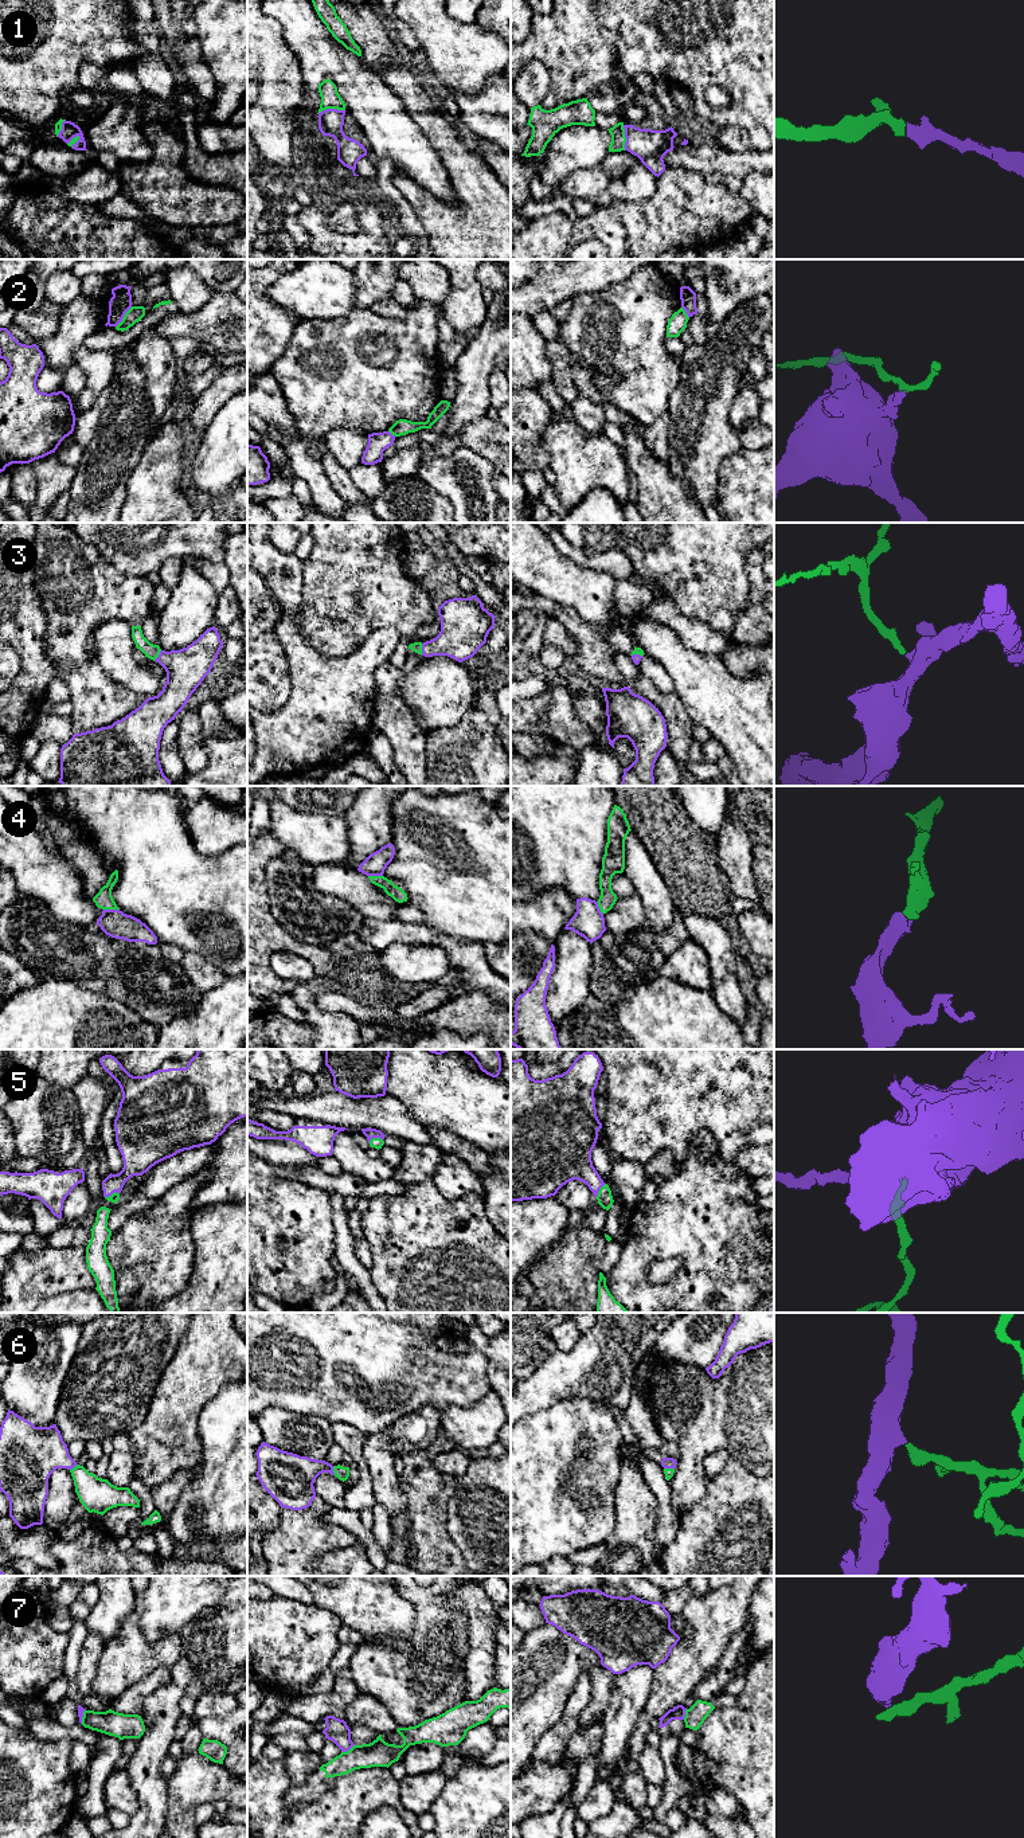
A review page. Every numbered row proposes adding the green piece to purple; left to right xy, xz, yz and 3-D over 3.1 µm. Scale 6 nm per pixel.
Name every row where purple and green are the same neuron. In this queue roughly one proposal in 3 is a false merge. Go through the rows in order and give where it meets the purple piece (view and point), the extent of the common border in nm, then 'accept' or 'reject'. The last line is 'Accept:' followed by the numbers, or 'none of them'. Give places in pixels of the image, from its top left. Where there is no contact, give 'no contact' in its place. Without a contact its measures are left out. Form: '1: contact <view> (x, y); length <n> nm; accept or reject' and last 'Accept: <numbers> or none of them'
1: contact xz (331, 109); length 170 nm; accept
2: contact xy (122, 317); length 160 nm; reject
3: contact xy (159, 656); length 80 nm; accept
4: contact xy (112, 910); length 100 nm; accept
5: contact xz (375, 1137); length 90 nm; accept
6: contact xz (332, 1470); length 60 nm; accept
7: contact xz (347, 1749); length 90 nm; reject
Accept: 1, 3, 4, 5, 6

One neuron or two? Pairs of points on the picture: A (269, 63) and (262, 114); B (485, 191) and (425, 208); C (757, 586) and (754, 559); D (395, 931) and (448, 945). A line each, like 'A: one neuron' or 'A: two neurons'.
A: one neuron
B: one neuron
C: one neuron
D: one neuron

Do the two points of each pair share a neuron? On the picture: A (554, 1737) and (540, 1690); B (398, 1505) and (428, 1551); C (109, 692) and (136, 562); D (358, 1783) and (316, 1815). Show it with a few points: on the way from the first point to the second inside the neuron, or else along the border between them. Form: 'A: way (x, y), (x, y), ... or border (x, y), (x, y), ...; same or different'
A: border (569, 1700), (562, 1716), (540, 1737), (532, 1752); different
B: border (401, 1492), (409, 1522), (407, 1541), (413, 1553); different
C: border (105, 560), (126, 575), (145, 577); different
D: way (347, 1794), (327, 1814); same

